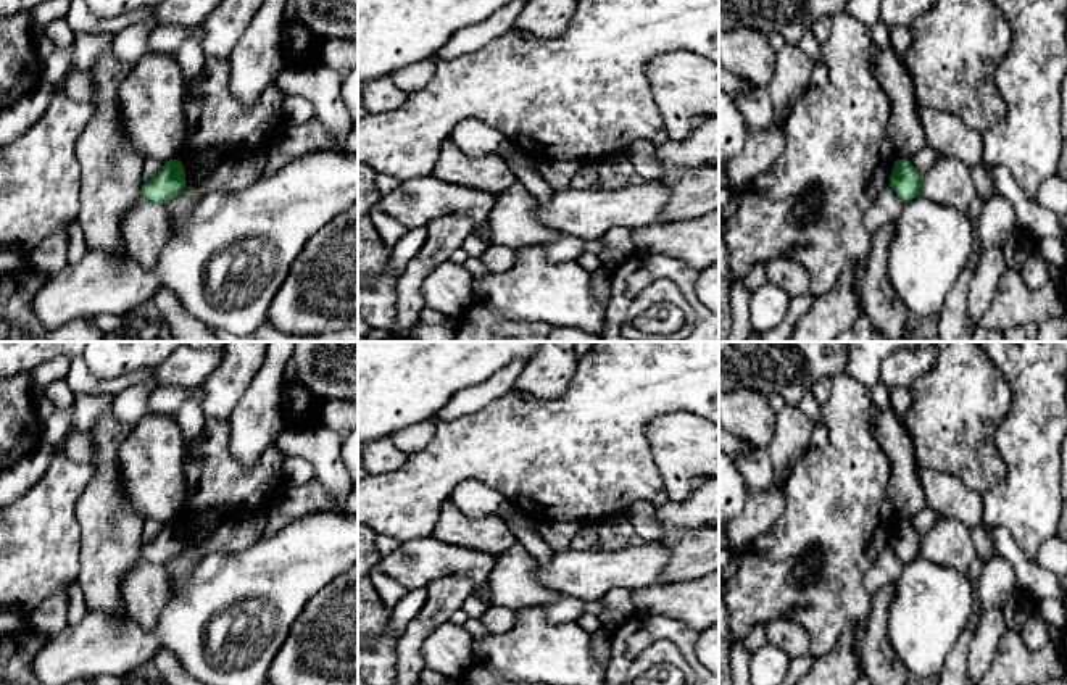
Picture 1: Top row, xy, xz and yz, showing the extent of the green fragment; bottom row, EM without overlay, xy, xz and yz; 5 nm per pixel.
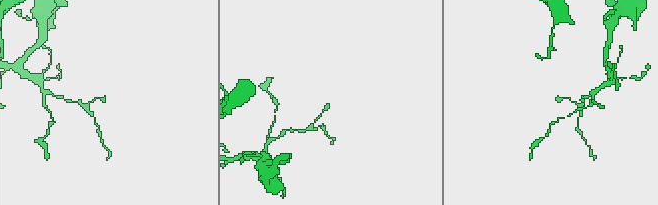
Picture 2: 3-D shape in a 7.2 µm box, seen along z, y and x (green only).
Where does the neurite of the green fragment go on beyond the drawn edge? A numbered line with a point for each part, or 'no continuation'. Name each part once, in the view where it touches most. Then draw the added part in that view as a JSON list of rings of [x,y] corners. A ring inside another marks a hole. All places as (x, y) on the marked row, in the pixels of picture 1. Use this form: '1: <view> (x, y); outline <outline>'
no continuation

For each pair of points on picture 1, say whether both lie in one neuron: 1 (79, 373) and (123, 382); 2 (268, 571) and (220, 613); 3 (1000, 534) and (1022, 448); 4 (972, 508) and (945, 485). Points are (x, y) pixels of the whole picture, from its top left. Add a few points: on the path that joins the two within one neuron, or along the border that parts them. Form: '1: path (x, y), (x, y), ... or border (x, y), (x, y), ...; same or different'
1: path (91, 384), (112, 386); same
2: path (257, 582), (231, 608); same
3: border (985, 523), (1003, 527), (1025, 556); different
4: path (966, 506), (951, 492); same

